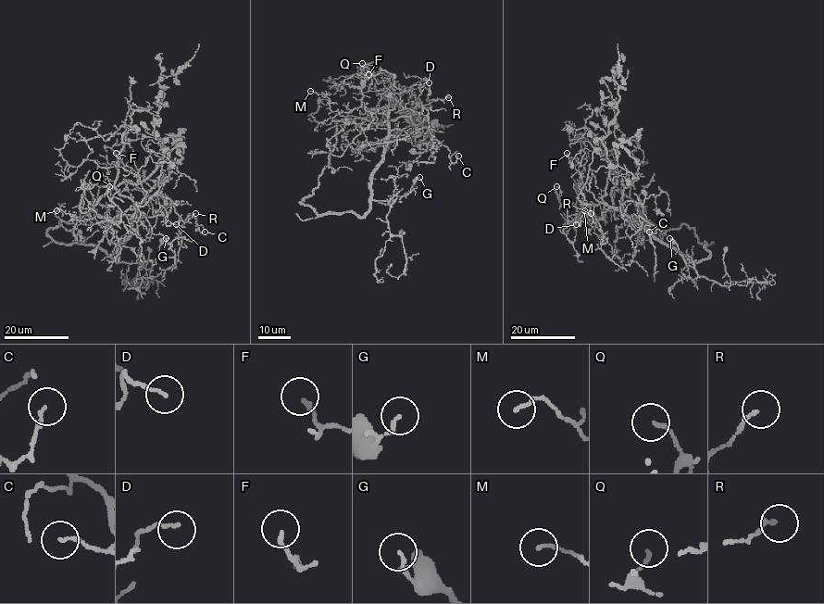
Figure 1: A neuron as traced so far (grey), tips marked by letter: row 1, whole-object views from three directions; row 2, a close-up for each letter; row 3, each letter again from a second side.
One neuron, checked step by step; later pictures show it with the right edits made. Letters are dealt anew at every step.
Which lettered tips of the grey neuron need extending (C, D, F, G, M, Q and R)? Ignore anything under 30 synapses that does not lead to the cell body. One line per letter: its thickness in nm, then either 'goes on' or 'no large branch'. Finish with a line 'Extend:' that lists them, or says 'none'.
C: 130 nm | no large branch
D: 130 nm | no large branch
F: 160 nm | no large branch
G: 120 nm | no large branch
M: 120 nm | no large branch
Q: 130 nm | no large branch
R: 160 nm | no large branch
Extend: none

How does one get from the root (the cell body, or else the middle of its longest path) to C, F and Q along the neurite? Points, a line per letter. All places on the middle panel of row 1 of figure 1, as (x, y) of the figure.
C: (373, 108), (388, 117), (391, 133), (426, 127), (431, 131), (427, 150), (444, 145), (454, 163), (458, 156)
F: (373, 108), (388, 115), (400, 96), (388, 87), (370, 91), (368, 87), (372, 81), (368, 74)
Q: (373, 108), (367, 108), (362, 102), (363, 81), (375, 74), (366, 67), (361, 68), (362, 63)

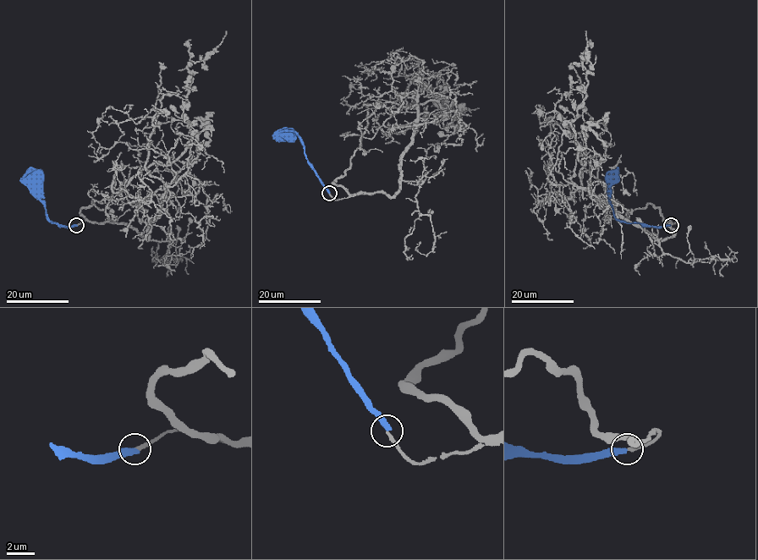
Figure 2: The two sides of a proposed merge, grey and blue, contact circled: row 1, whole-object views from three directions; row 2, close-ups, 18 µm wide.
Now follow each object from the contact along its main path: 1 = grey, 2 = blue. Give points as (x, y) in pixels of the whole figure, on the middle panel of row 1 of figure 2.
1: (329, 193), (349, 195), (332, 182), (359, 145), (365, 105), (414, 107), (442, 94), (443, 110), (478, 107)
2: (329, 193), (306, 157), (303, 142), (293, 131), (292, 134)

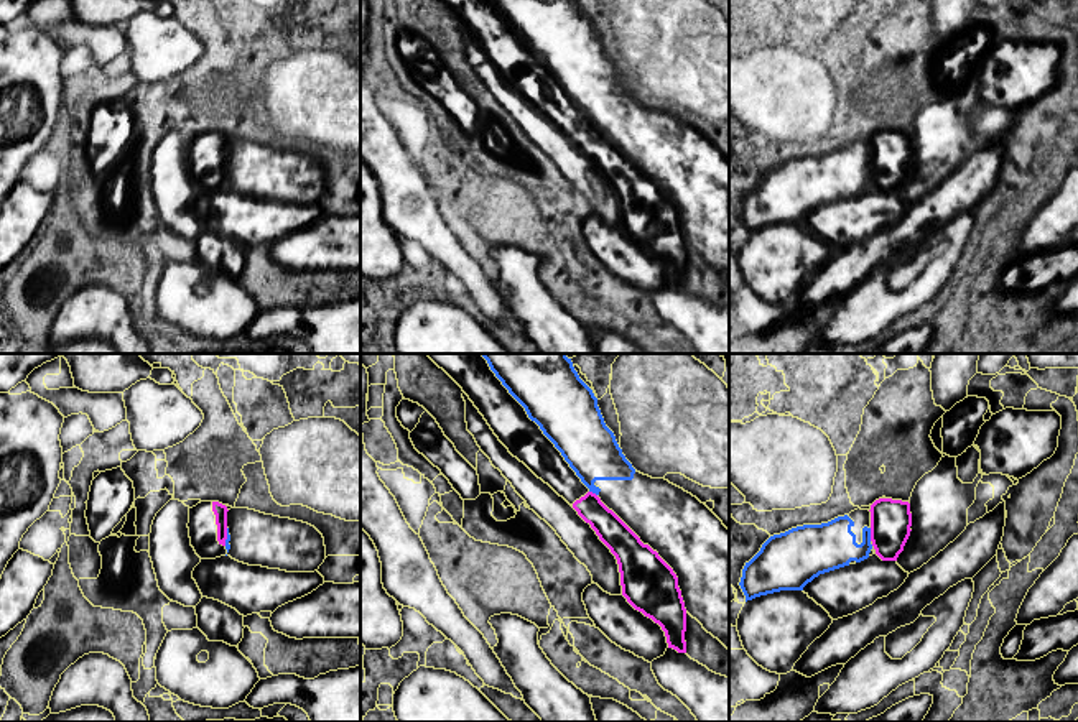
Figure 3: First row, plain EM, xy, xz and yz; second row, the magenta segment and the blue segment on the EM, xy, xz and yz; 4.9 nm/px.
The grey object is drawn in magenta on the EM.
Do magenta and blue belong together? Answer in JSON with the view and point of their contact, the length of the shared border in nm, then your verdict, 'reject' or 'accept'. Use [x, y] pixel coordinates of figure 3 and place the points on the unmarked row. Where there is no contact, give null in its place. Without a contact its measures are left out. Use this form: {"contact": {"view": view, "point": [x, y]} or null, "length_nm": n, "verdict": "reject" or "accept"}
{"contact": {"view": "yz", "point": [871, 166]}, "length_nm": 60, "verdict": "reject"}

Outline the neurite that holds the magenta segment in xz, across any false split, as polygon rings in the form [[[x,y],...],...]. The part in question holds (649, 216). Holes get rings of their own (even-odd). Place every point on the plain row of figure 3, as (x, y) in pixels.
[[[443,0],[499,72],[591,156],[616,187],[622,227],[662,258],[668,280],[686,285],[686,240],[673,201],[592,125],[490,0]]]

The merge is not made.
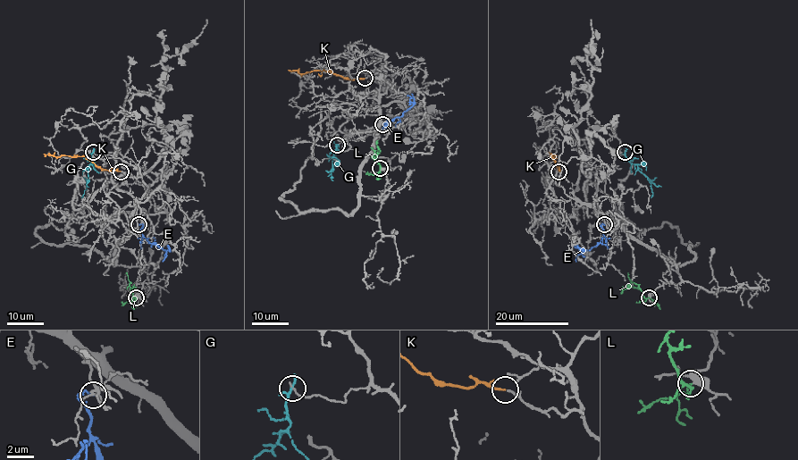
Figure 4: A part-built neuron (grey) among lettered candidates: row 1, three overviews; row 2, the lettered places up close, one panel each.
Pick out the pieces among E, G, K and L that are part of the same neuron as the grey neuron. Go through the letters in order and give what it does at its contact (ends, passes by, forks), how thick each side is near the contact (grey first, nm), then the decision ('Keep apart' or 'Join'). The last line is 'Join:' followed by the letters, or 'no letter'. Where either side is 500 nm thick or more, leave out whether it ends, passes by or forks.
E: It ends there. Thickness 130 nm (grey) against 110 nm. Keep apart
G: It passes by. Thickness 140 nm (grey) against 180 nm. Keep apart
K: It ends there. Thickness 140 nm (grey) against 150 nm. Join
L: It forks there. Thickness 400 nm (grey) against 170 nm. Join
Join: K, L

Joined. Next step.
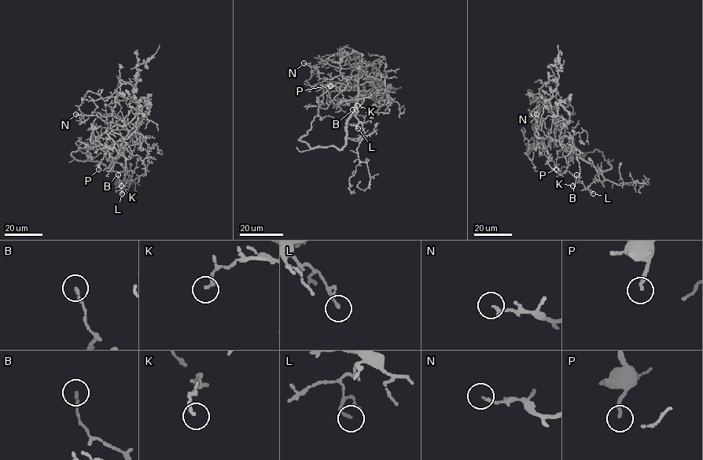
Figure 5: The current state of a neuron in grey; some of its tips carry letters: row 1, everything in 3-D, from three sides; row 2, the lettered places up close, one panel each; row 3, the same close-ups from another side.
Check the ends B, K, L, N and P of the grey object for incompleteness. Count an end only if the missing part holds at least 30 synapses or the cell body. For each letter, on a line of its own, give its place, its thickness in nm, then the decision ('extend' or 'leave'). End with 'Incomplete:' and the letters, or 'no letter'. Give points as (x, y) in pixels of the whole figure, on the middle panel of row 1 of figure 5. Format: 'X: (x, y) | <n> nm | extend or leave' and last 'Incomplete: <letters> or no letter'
B: (352, 109) | 150 nm | leave
K: (357, 105) | 150 nm | leave
L: (358, 128) | 140 nm | leave
N: (303, 63) | 140 nm | leave
P: (330, 86) | 170 nm | extend
Incomplete: P

